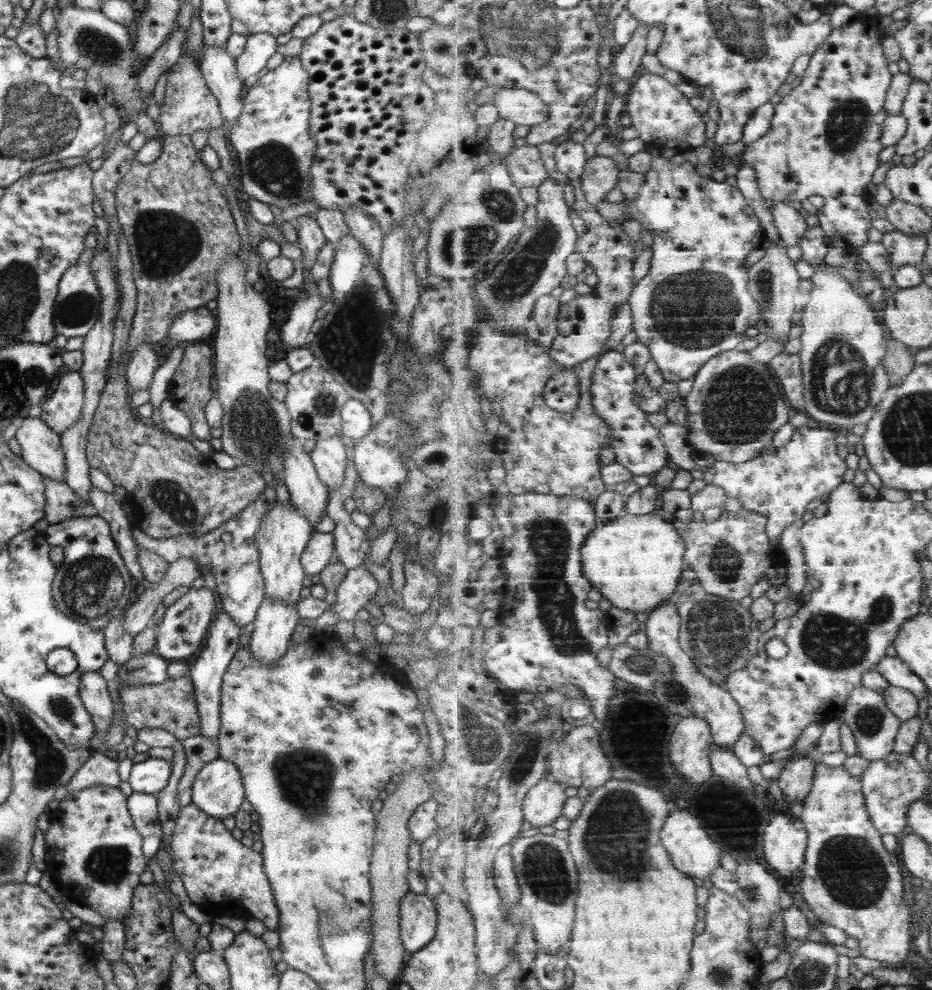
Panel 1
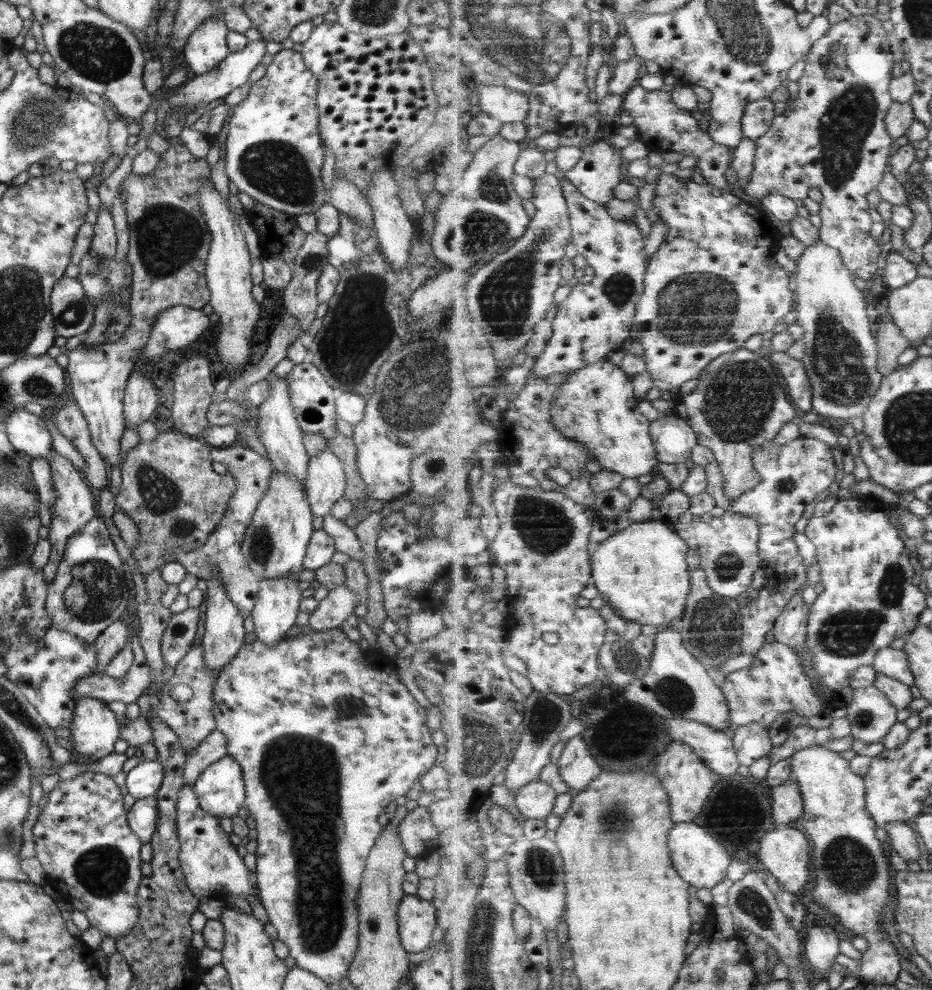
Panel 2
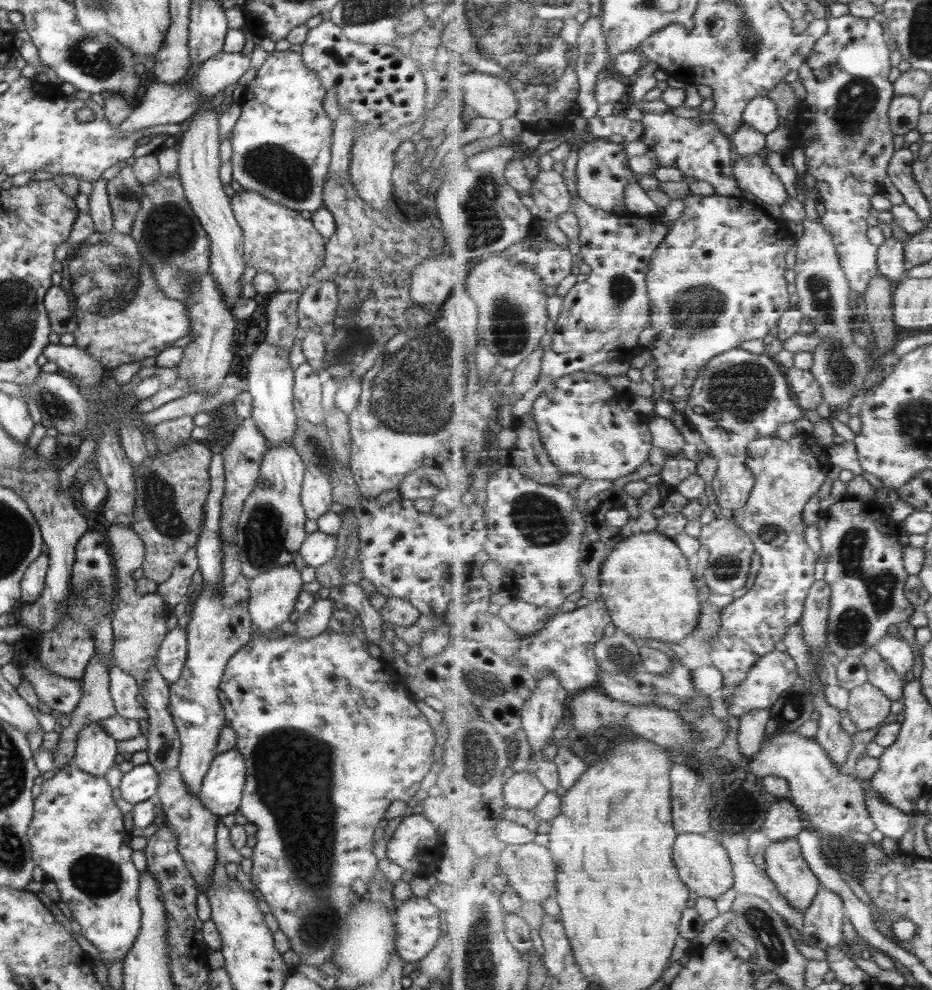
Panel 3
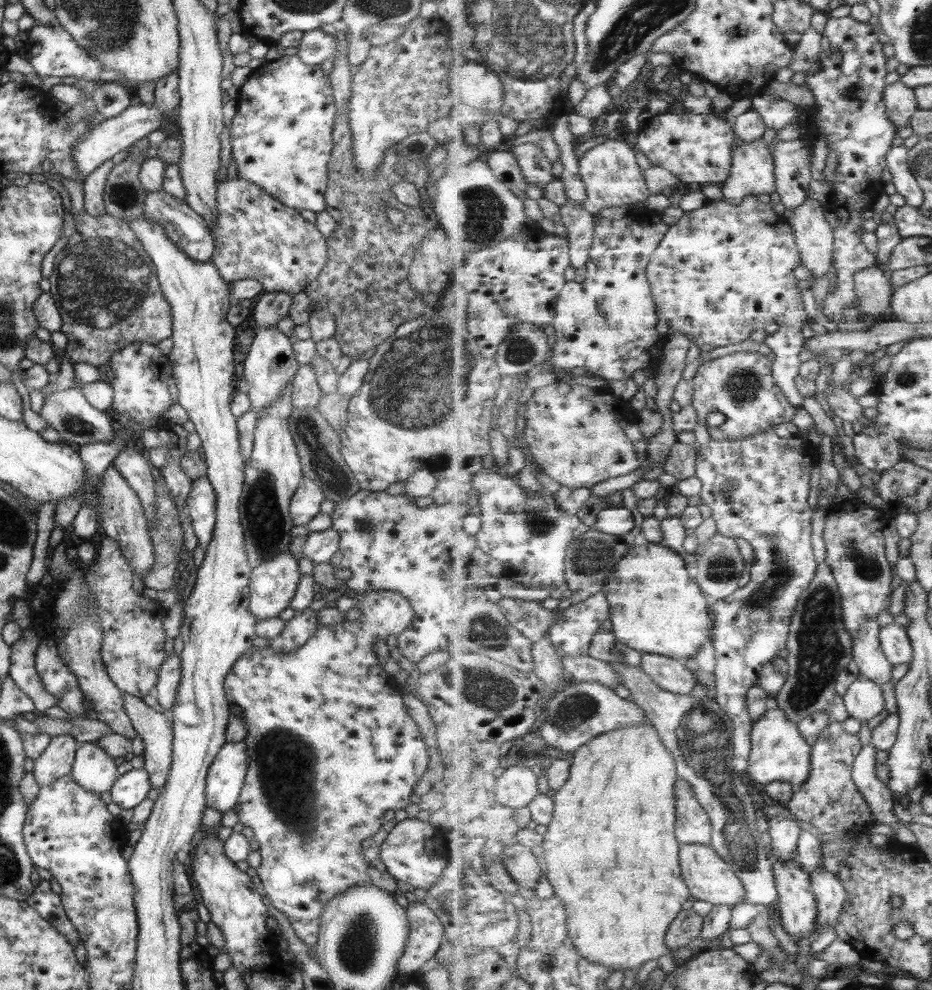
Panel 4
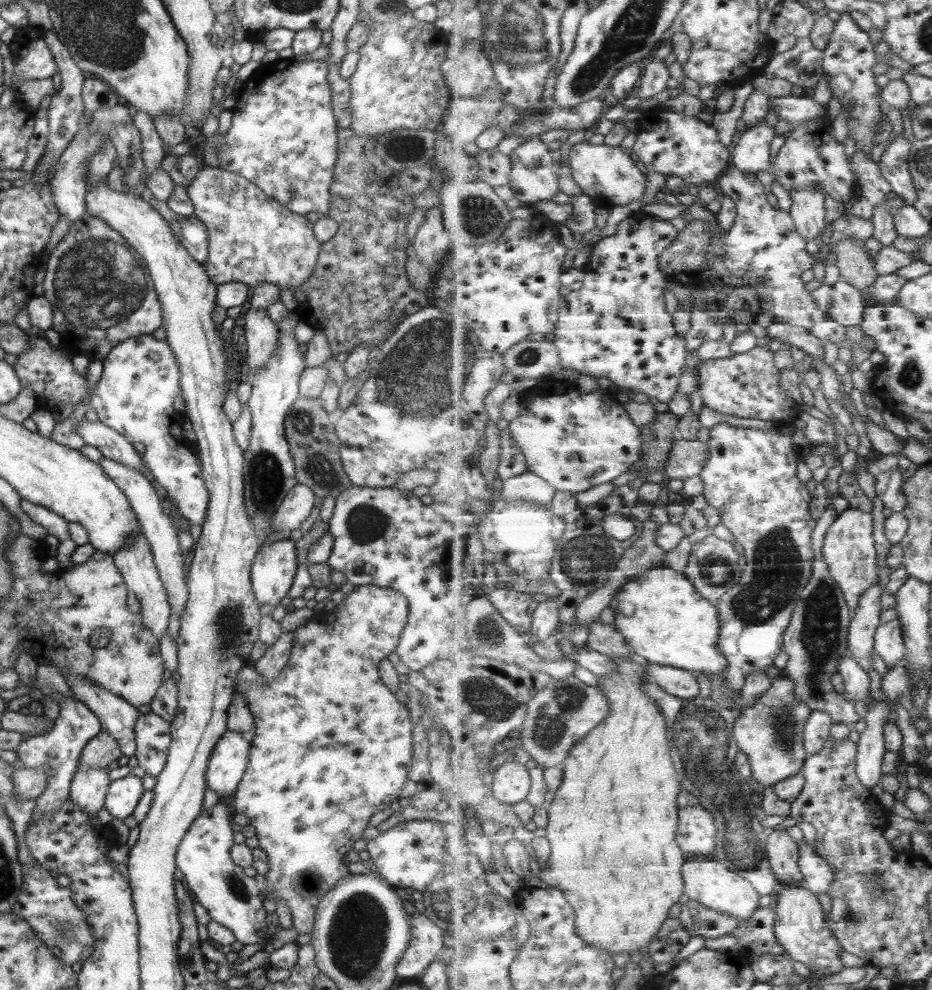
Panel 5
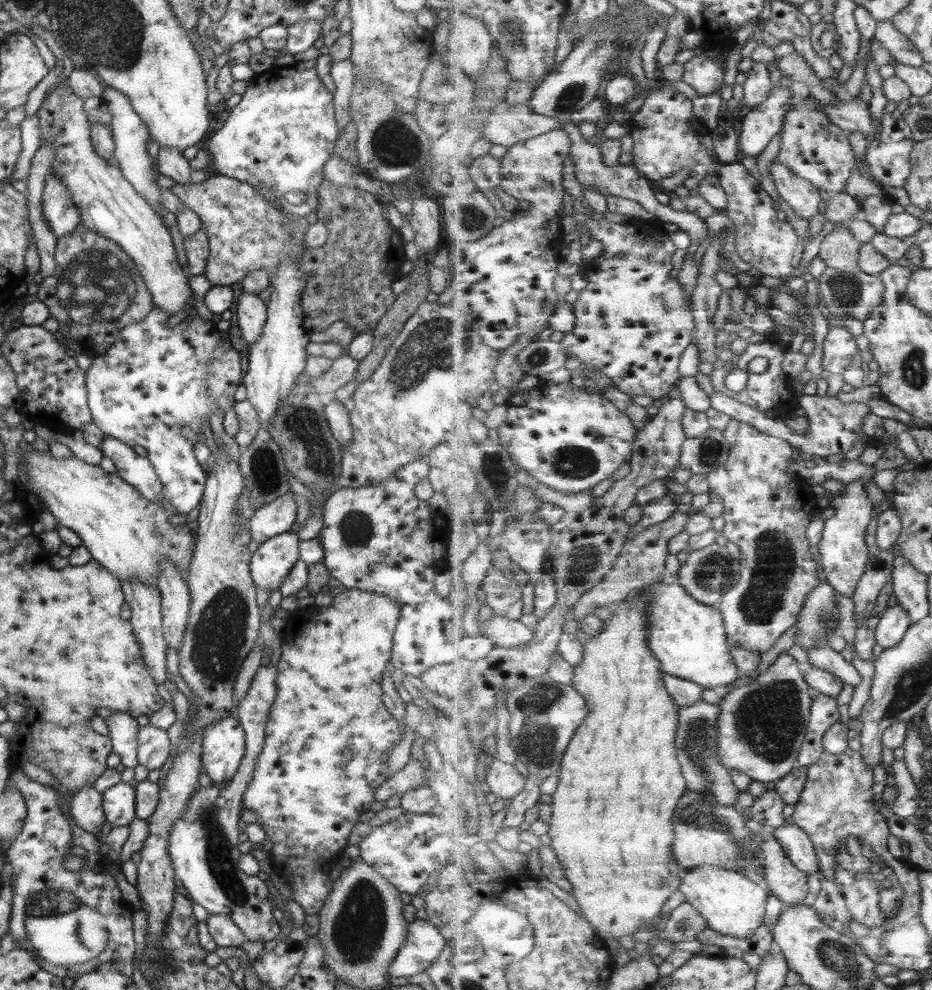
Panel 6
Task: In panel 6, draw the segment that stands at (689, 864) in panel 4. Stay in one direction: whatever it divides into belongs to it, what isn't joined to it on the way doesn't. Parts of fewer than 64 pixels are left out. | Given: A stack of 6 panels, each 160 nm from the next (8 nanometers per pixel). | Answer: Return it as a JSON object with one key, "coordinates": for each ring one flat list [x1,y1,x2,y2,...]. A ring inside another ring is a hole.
{"coordinates":[[702,864,687,869,680,891,686,901,706,918,711,929,739,938,749,938,763,926,767,916,765,906,771,894,743,872,735,872,715,864]]}

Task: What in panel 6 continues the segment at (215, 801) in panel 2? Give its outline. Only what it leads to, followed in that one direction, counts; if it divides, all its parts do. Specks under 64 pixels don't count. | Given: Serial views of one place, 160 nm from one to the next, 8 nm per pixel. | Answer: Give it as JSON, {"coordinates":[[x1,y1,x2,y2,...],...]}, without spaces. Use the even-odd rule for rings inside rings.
{"coordinates":[[230,715,221,717,211,724,206,724,200,740,200,766,212,784,223,785,231,779,244,751,244,730,239,721]]}

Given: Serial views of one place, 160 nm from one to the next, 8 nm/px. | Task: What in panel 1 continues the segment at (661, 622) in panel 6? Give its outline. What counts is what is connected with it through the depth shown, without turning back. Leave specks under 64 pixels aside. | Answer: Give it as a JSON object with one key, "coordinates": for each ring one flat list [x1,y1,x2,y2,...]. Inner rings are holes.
{"coordinates":[[623,512,621,516,599,524,589,535,589,539,585,540,585,545,581,549,581,560,586,578,603,598,611,602,613,607,636,613,651,613,675,594,677,584,682,581,682,572,686,568,684,560,686,552,686,541,671,522,653,513,631,515]]}

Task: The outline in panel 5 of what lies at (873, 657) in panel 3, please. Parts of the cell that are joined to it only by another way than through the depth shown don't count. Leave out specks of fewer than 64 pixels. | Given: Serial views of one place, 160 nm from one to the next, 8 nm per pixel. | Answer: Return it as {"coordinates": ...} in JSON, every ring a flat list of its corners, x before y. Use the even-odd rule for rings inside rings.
{"coordinates":[[879,584,871,586,861,600,859,606,853,611,852,621,848,632,848,646,853,658,861,664,865,671,874,670,871,653,875,652,875,639,877,629,881,626,881,596,884,590]]}

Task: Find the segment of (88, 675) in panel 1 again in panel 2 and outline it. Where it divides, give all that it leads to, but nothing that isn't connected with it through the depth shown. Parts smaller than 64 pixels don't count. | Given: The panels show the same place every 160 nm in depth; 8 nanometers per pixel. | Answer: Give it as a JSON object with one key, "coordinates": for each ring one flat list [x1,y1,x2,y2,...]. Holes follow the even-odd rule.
{"coordinates":[[78,698,70,720,74,754,99,760,113,752,118,738,117,718,97,698]]}

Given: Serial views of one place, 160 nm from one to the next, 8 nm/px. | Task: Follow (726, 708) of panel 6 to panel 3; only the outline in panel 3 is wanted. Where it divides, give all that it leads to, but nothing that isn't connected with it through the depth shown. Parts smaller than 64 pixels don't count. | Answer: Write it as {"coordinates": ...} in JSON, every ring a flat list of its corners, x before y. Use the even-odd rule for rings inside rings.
{"coordinates":[[781,732,781,734,774,734,770,739,763,741,761,750,749,760,748,770,763,779,770,774,786,778,790,784,791,800,803,812,806,822,821,830,823,834,839,838,839,840,847,838,849,830,871,834,875,830,876,824,867,808,863,783,854,773,846,774,840,767,831,760,818,741,801,736,797,732]]}

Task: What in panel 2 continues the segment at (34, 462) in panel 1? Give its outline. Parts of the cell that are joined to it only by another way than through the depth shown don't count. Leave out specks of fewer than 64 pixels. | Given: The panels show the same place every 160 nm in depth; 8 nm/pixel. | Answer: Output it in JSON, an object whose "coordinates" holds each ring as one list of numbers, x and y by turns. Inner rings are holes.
{"coordinates":[[23,407,14,408,4,420,5,434,14,450,32,459,45,458,53,451,45,423]]}

